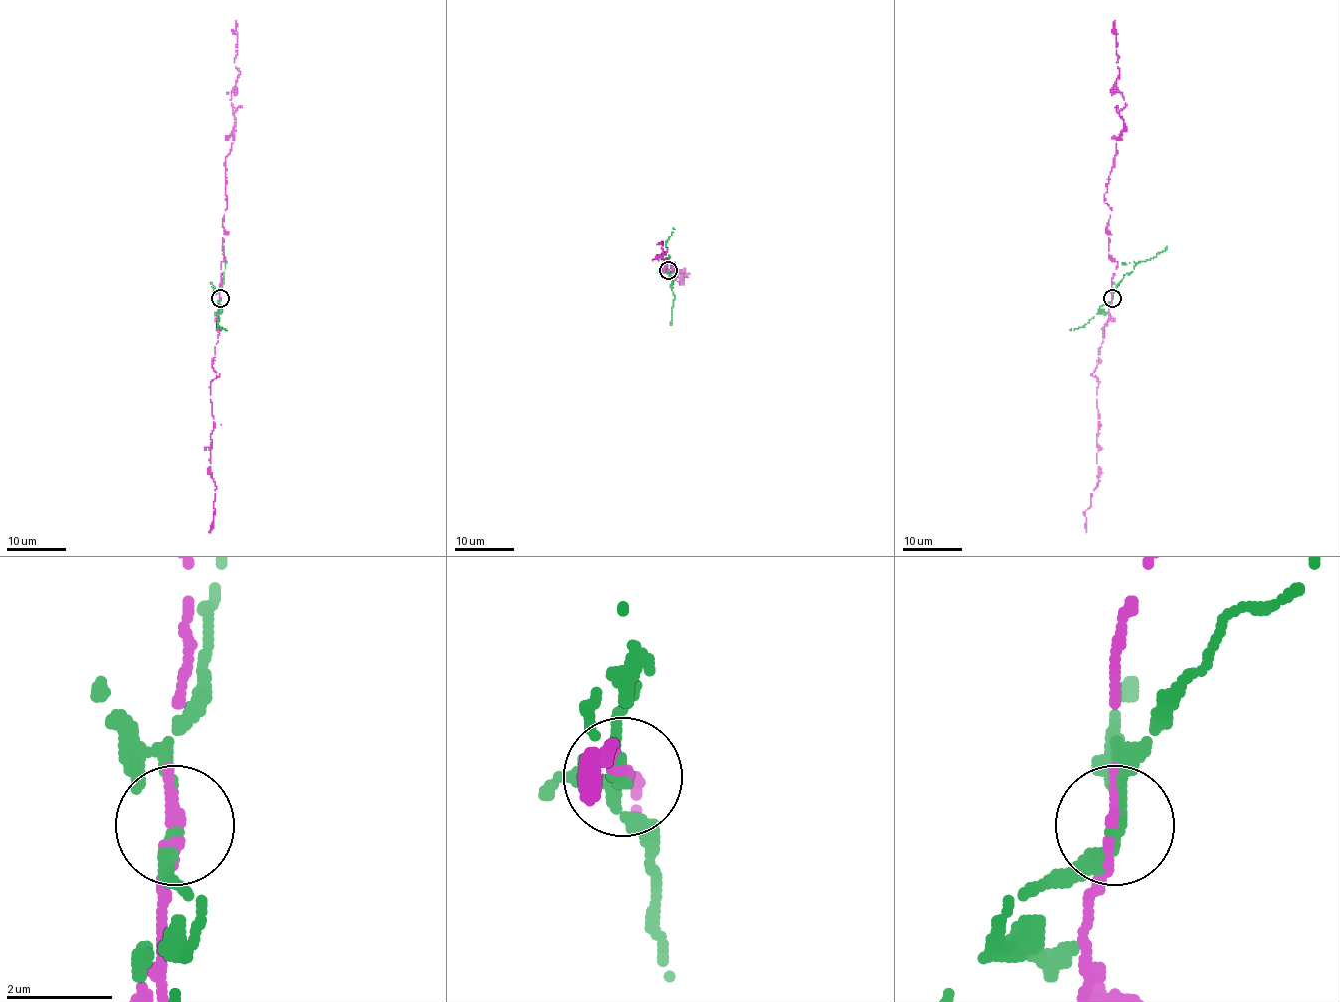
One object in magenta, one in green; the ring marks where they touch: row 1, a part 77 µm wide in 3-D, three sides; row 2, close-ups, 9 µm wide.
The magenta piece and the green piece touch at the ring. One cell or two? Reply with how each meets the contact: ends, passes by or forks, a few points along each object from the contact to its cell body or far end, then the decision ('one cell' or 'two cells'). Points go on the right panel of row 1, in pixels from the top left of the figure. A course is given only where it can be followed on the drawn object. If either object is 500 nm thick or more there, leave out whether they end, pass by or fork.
magenta ends | green passes by | magenta via (1111, 299), (1117, 263), (1108, 254), (1111, 209), (1104, 194), (1125, 102), (1116, 87), (1114, 20) | green via (1111, 299), (1116, 285), (1126, 273), (1167, 246) | two cells

